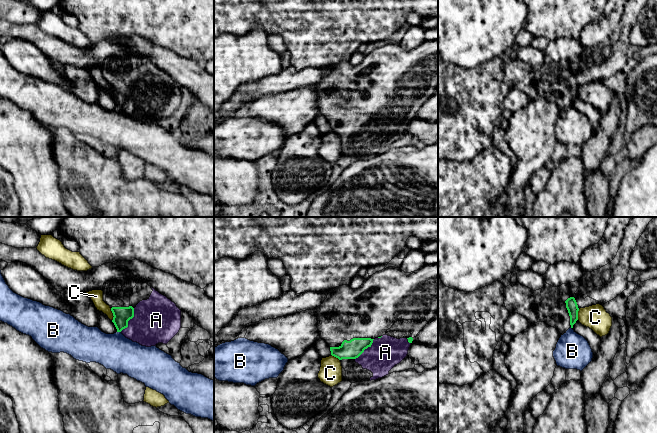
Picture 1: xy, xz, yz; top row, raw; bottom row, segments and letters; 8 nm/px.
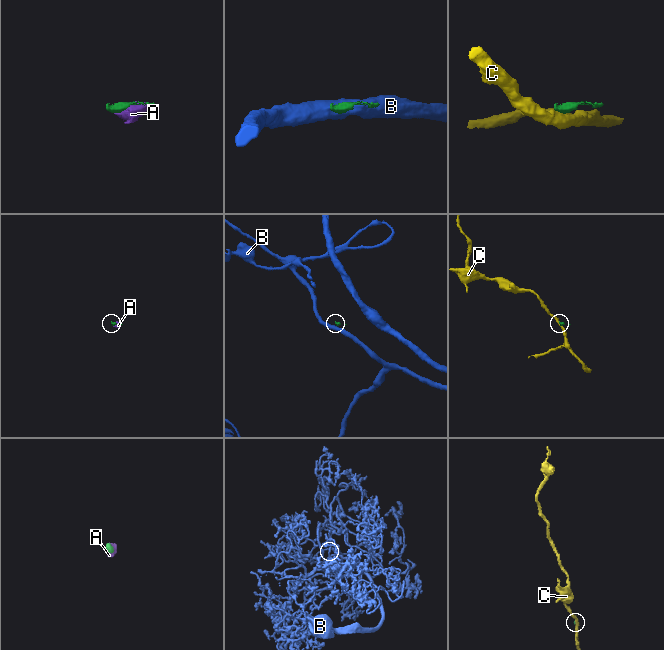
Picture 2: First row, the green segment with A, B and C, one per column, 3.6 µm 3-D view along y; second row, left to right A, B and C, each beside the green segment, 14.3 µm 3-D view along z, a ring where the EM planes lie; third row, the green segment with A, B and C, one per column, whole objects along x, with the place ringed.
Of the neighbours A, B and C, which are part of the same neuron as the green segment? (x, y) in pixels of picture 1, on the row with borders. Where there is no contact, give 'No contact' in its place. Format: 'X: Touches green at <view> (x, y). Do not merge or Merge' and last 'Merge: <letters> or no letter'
A: Touches green at xy (128, 320). Merge
B: Touches green at xy (119, 331). Do not merge
C: Touches green at xy (113, 314). Do not merge
Merge: A

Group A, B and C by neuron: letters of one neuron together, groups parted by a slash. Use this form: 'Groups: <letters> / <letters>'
Groups: A / B / C

